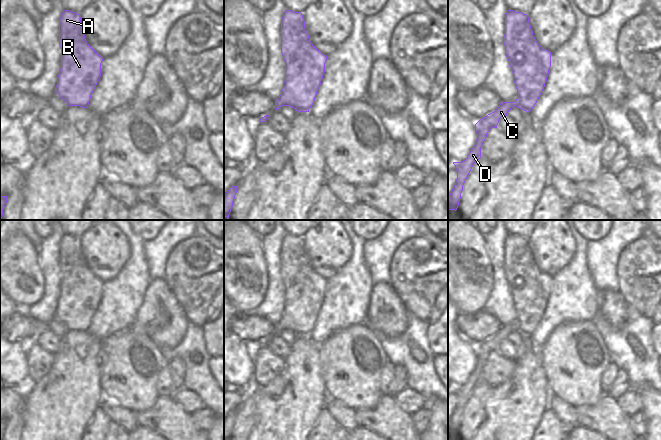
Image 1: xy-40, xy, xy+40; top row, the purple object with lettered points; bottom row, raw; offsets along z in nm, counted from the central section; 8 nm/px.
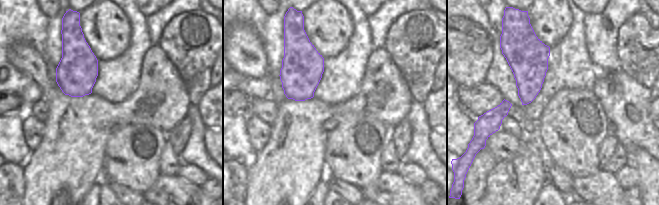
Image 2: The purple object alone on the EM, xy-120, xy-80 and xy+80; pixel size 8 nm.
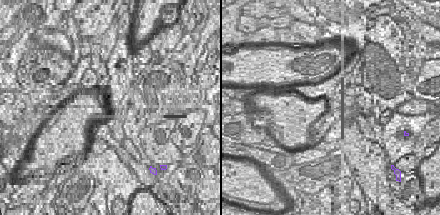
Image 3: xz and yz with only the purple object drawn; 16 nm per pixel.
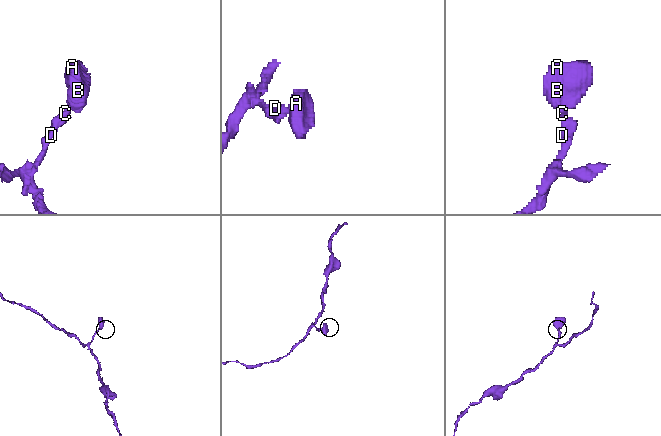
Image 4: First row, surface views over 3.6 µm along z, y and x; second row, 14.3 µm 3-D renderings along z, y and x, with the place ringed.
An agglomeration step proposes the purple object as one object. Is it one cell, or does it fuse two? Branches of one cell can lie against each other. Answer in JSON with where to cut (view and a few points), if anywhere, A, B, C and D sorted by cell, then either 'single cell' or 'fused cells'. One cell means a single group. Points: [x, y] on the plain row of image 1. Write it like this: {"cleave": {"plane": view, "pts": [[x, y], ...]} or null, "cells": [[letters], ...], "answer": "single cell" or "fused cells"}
{"cleave": null, "cells": [["A", "B", "C", "D"]], "answer": "single cell"}

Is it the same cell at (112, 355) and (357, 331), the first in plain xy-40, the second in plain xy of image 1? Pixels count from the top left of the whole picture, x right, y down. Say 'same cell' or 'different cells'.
same cell

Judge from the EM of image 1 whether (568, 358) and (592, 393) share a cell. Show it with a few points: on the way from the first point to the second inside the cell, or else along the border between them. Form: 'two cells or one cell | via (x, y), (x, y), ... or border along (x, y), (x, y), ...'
one cell | via (573, 367), (574, 375), (583, 384)

